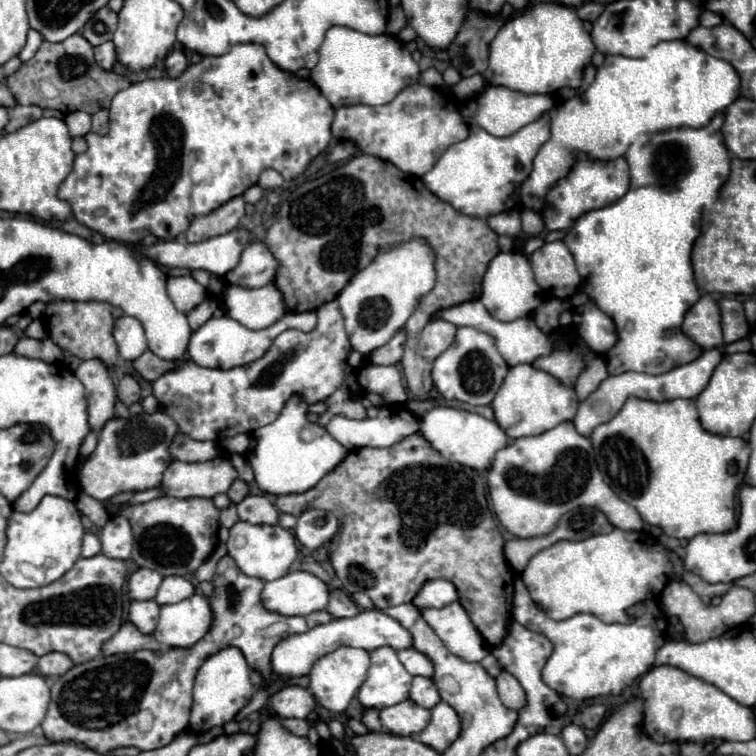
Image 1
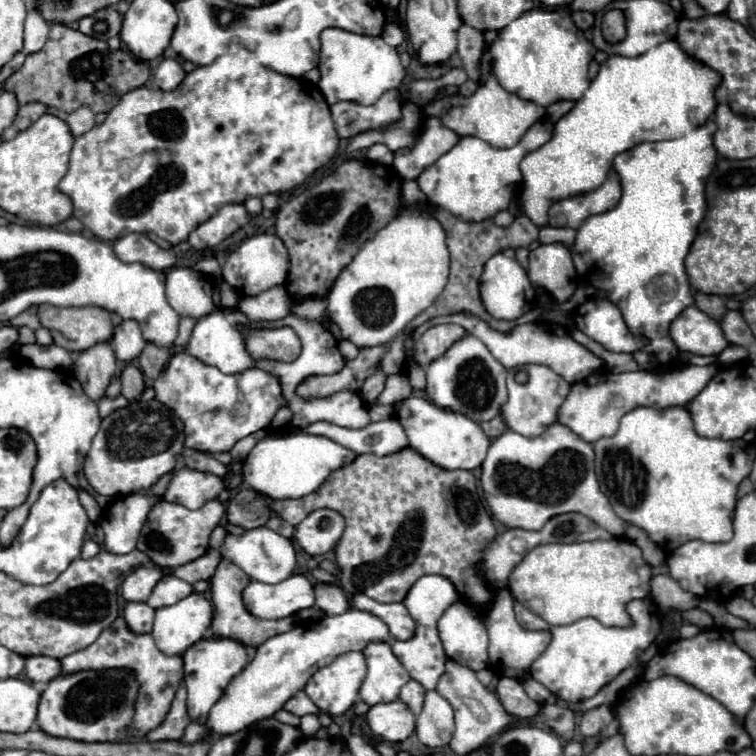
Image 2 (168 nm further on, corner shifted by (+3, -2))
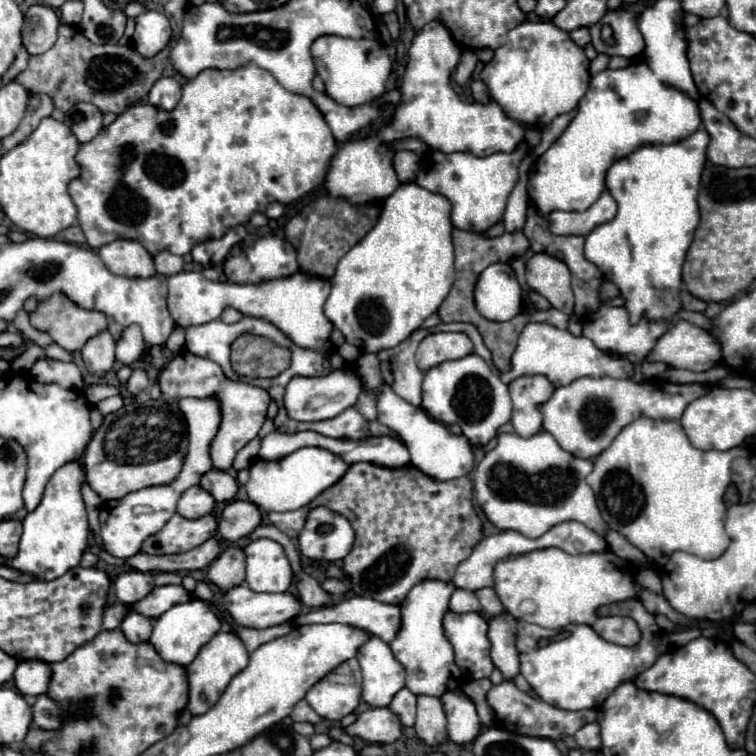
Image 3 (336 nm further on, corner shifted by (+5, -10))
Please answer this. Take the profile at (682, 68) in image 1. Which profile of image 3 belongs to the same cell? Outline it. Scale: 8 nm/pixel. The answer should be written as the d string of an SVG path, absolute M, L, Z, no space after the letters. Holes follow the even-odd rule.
M645 60L619 70L607 68L591 78L575 118L529 170L529 202L541 216L551 210L587 210L605 190L605 174L613 162L647 144L679 142L699 126L699 102L669 84L653 82Z

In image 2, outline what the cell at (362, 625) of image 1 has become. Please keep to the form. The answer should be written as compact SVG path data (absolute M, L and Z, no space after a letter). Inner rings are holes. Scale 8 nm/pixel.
M351 608L349 612L341 616L325 616L317 622L295 626L289 632L277 634L257 646L255 658L229 682L223 696L217 700L213 710L209 712L209 718L199 724L191 722L181 742L197 742L197 738L205 738L205 734L213 736L227 736L235 734L259 720L271 718L275 712L279 712L293 694L305 688L305 682L321 668L333 662L339 654L351 652L351 650L363 650L369 642L389 642L391 634L389 628L373 614L361 612Z

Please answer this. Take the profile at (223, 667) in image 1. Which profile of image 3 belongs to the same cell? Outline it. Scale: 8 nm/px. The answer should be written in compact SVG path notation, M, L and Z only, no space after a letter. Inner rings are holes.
M219 632L217 636L213 636L211 642L207 642L199 654L195 656L195 660L187 666L187 678L189 678L189 704L187 710L197 716L197 714L205 714L223 694L223 690L227 688L227 682L231 682L231 678L243 670L249 662L249 654L241 642L241 638L233 632Z

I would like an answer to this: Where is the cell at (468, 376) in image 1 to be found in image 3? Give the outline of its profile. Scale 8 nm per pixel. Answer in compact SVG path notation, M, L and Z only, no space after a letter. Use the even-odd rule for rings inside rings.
M467 354L459 360L449 360L425 372L423 380L423 410L443 424L459 424L473 446L485 446L497 428L511 420L511 398L507 384L499 380L477 354Z

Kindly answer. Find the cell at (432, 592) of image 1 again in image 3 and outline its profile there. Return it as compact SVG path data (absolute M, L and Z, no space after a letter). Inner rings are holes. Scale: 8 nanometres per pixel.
M423 580L413 586L401 604L401 630L389 644L395 658L407 672L407 688L413 694L441 696L461 684L461 670L453 662L453 650L443 634L443 614L449 610L449 598L455 592L453 582Z

